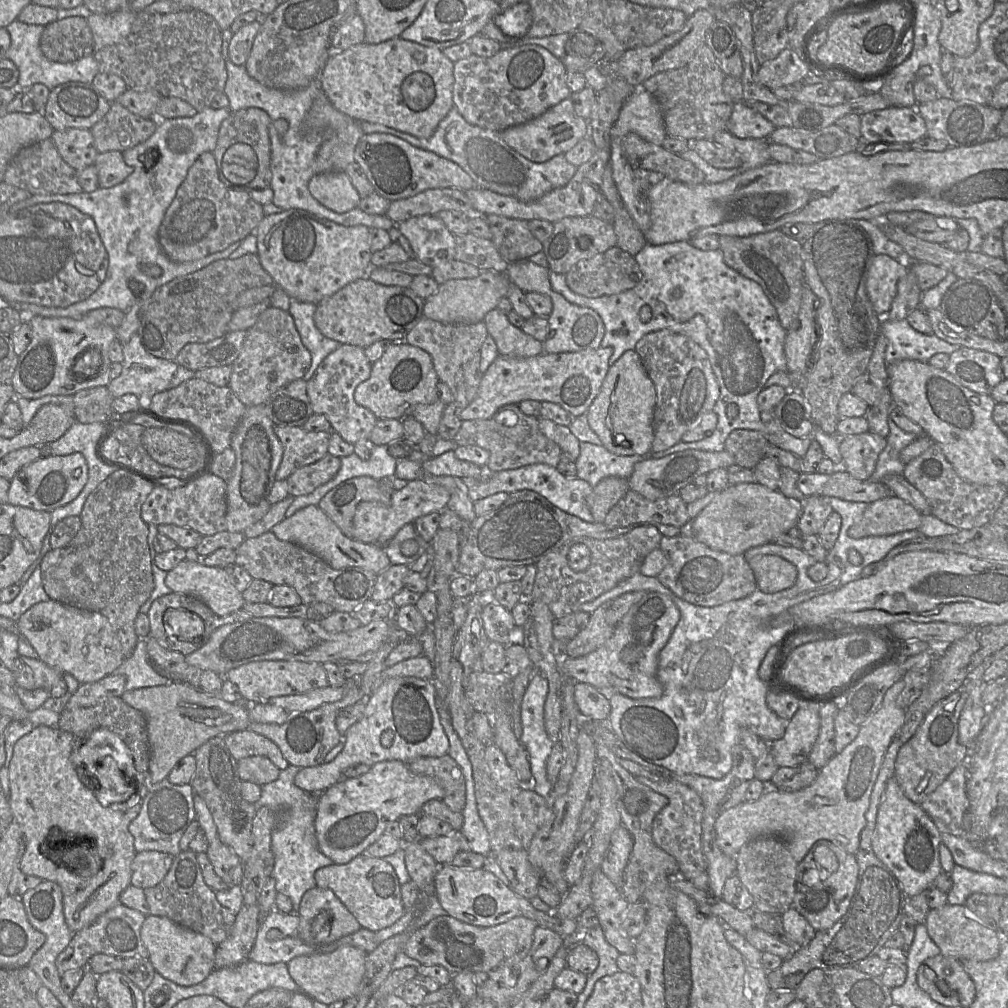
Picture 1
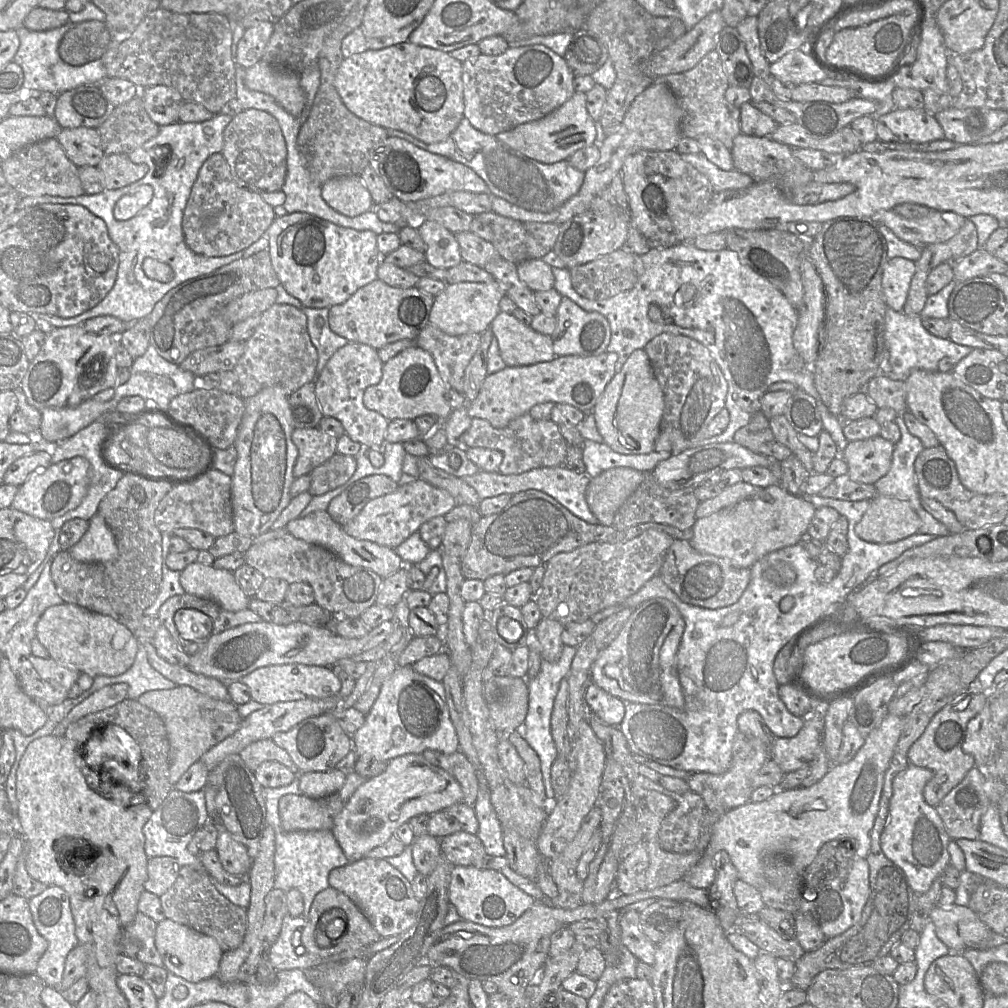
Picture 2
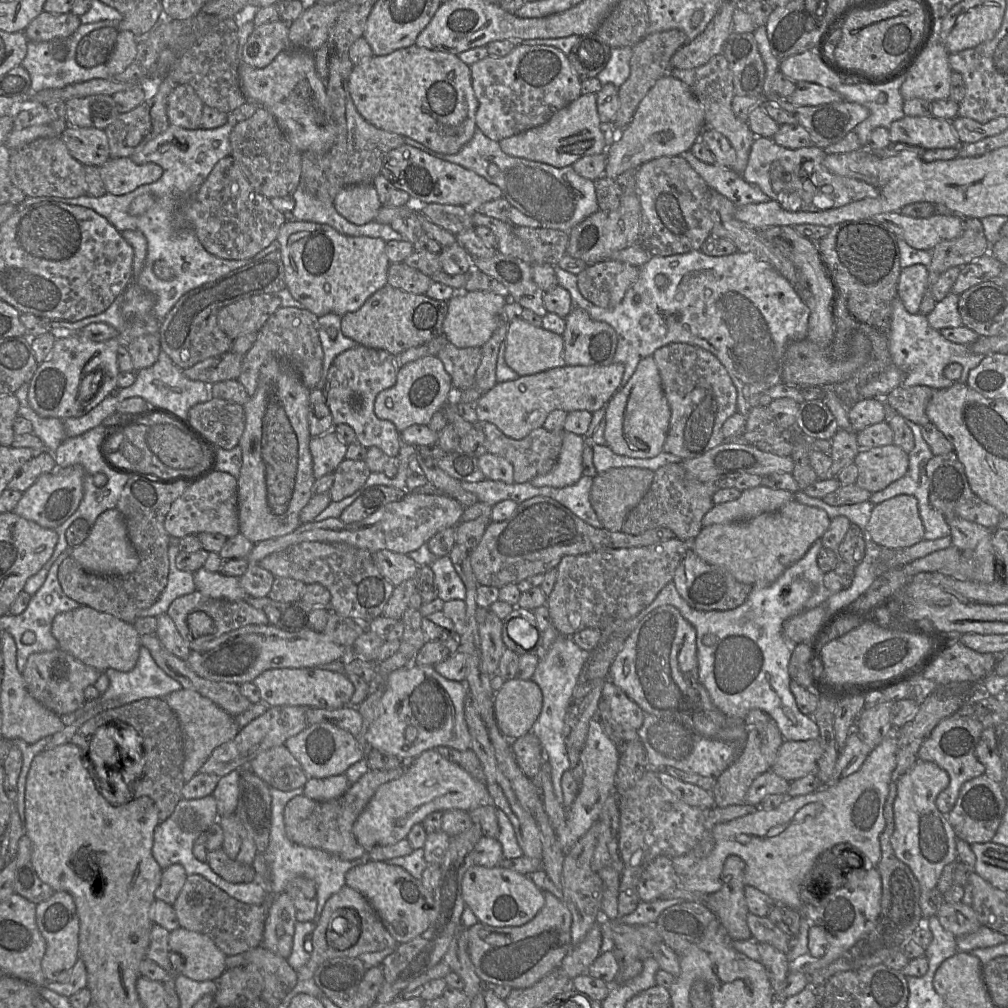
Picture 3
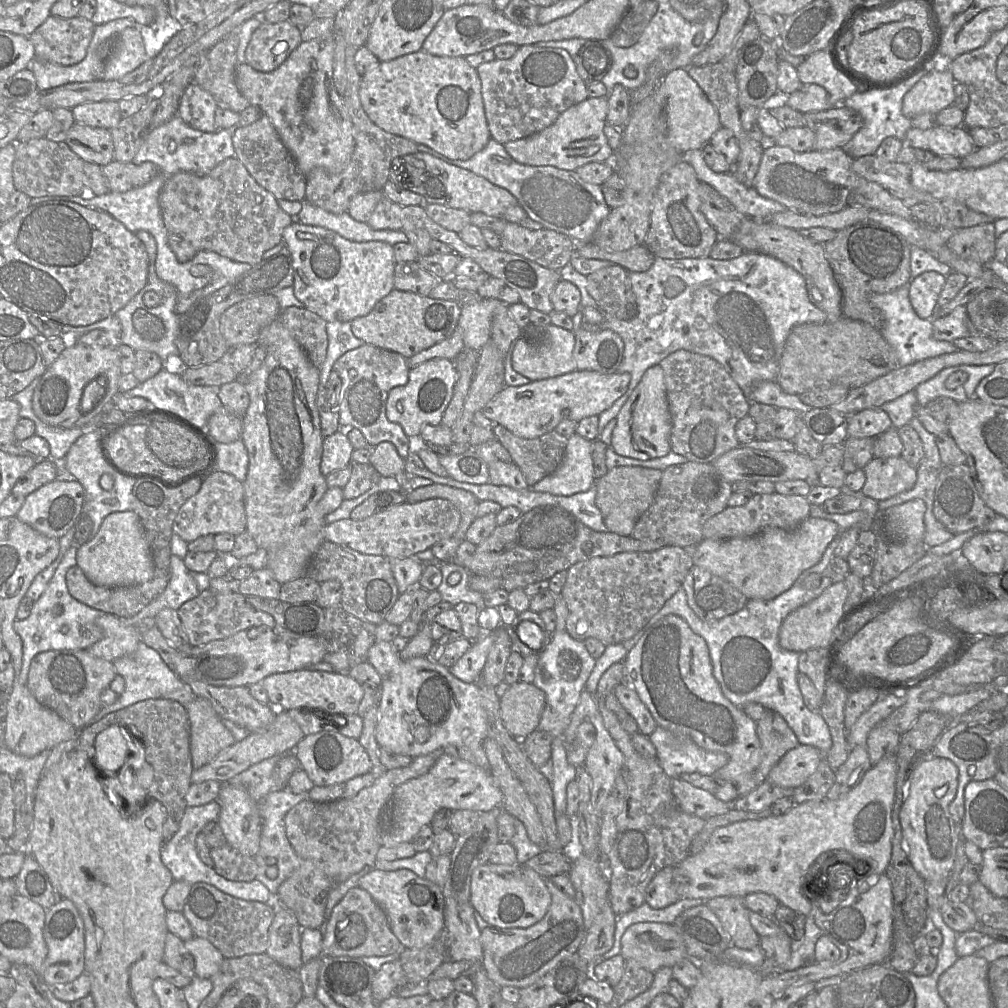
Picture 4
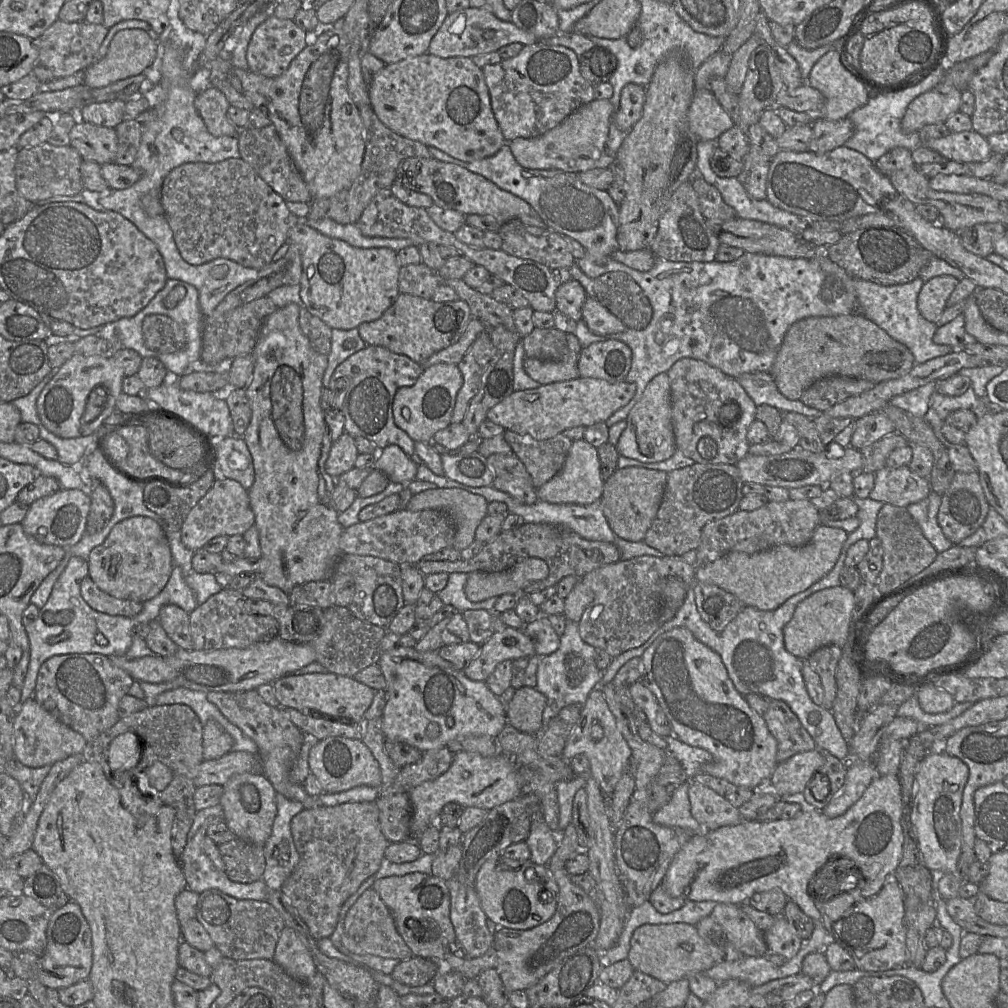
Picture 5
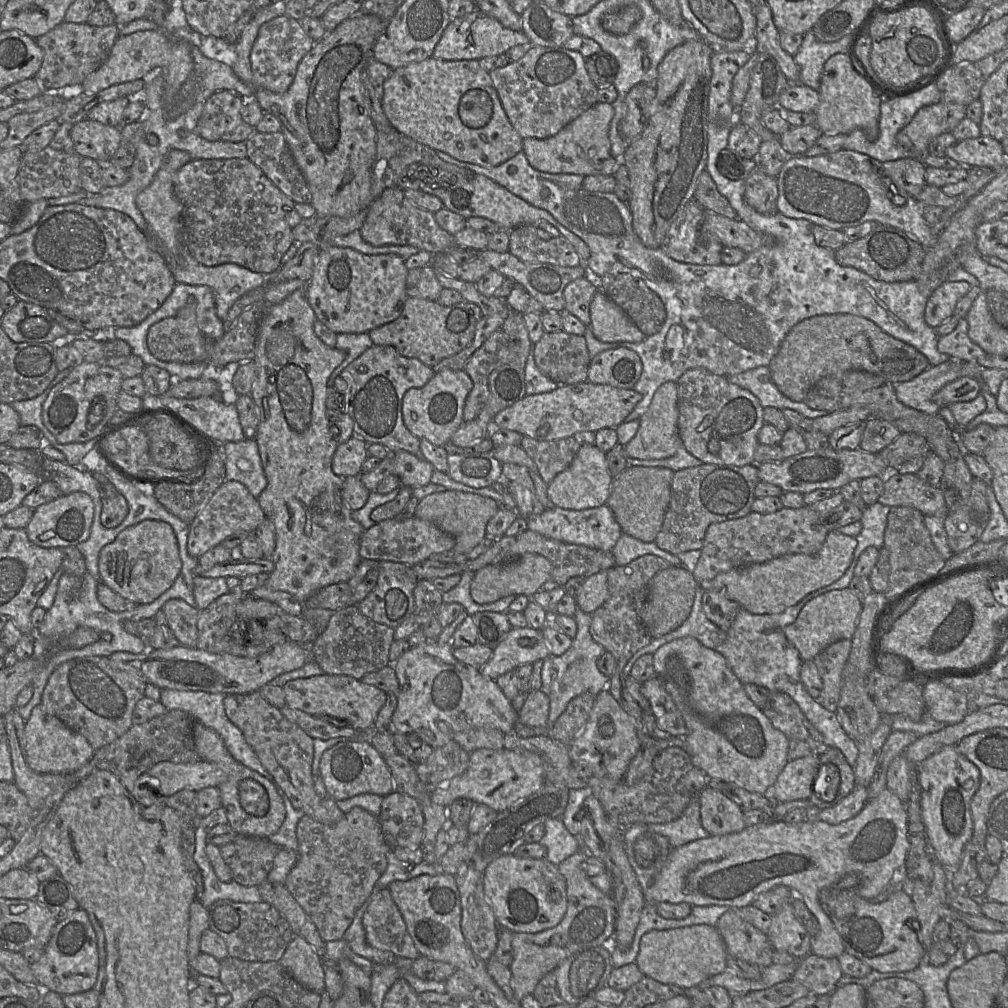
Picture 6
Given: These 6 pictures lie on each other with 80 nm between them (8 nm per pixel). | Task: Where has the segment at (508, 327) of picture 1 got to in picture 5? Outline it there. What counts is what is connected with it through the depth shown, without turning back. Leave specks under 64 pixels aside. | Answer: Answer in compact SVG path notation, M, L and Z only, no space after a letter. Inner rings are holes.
M574 333L567 334L567 346L568 352L560 361L525 357L523 361L525 372L541 385L579 377L577 361L583 347Z

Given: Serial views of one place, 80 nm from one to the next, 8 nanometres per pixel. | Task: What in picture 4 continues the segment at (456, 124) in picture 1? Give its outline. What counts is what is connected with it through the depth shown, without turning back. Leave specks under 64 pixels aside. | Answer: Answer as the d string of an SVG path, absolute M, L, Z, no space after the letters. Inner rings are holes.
M492 138L481 151L467 160L450 159L423 144L418 144L417 148L420 152L472 171L492 184L506 189L516 198L518 205L523 208L529 218L545 229L567 235L576 244L591 243L600 223L611 211L605 202L601 186L583 181L575 170L520 164L510 157L504 144Z

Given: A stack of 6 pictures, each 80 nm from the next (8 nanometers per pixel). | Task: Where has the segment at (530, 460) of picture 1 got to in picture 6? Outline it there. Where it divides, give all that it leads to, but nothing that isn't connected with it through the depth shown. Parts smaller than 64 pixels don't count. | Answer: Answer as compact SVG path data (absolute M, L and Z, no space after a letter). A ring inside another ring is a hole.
M523 436L520 444L520 447L535 462L537 473L547 484L572 463L580 446L581 445L576 442L573 437L545 441Z

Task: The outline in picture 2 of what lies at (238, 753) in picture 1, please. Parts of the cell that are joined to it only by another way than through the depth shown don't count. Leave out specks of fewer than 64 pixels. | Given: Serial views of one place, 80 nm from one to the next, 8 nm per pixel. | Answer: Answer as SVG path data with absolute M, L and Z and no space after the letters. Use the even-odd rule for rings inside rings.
M271 739L251 743L240 752L239 756L252 771L255 771L265 761L278 762L293 772L299 770L287 751L279 747Z

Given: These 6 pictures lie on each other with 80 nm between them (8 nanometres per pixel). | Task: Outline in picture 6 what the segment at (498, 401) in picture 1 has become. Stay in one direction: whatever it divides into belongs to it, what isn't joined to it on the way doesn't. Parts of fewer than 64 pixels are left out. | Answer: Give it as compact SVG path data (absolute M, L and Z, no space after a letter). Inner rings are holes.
M589 381L577 384L561 385L547 393L526 395L522 400L497 413L492 422L491 429L499 427L517 432L537 440L557 440L573 437L578 432L597 432L603 428L616 428L625 421L642 399L635 389L619 389L610 385L594 384Z

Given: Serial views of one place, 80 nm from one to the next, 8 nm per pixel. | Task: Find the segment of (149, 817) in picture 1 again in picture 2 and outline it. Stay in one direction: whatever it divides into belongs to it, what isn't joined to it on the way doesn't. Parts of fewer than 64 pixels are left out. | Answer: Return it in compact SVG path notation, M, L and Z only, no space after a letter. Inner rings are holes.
M173 788L165 800L157 807L143 827L145 853L148 858L168 856L175 858L180 866L194 866L205 869L200 856L187 849L195 833L210 821L204 791L182 792Z

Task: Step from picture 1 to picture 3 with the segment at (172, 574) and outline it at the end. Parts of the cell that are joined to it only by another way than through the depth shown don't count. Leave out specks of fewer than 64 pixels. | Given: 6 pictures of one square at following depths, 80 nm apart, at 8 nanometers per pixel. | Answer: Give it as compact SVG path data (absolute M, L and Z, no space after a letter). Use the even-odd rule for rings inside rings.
M203 567L193 573L193 578L196 591L205 596L228 601L247 600L249 597L237 577L210 572Z

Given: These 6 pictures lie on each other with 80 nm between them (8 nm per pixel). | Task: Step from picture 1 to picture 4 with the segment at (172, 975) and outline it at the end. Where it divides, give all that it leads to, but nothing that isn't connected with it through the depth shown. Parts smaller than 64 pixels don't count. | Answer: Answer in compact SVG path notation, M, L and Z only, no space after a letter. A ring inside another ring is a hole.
M194 936L184 941L184 945L193 956L197 977L209 979L220 969L224 956L207 939Z

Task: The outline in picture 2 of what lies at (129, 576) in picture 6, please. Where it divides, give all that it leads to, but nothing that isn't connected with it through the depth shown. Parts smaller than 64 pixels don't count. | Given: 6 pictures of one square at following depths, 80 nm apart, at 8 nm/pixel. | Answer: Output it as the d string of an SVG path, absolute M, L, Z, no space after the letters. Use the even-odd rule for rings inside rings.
M98 513L89 520L86 533L68 551L75 560L83 563L113 561L119 553L112 530Z

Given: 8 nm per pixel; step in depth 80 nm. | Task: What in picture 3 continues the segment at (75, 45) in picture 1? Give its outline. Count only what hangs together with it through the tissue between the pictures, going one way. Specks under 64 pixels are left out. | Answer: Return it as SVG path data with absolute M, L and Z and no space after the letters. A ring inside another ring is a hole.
M114 27L98 28L81 38L74 50L75 61L82 67L105 63L112 52L119 30Z

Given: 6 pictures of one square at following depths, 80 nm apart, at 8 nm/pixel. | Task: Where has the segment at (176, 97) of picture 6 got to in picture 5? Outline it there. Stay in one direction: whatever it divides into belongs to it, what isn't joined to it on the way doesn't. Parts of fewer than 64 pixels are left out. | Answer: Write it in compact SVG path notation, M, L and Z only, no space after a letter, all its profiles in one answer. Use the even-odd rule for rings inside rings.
M137 28L120 30L110 42L106 55L85 70L84 85L90 89L98 89L118 80L149 71L157 57L157 50L158 42L151 38L147 31Z

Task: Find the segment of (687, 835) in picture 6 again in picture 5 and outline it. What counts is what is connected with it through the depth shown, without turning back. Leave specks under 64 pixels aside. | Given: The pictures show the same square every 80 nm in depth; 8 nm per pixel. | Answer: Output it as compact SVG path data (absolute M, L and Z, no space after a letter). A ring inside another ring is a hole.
M688 783L680 785L670 801L653 814L656 824L681 828L694 835L703 832L704 828L693 818L688 797Z

